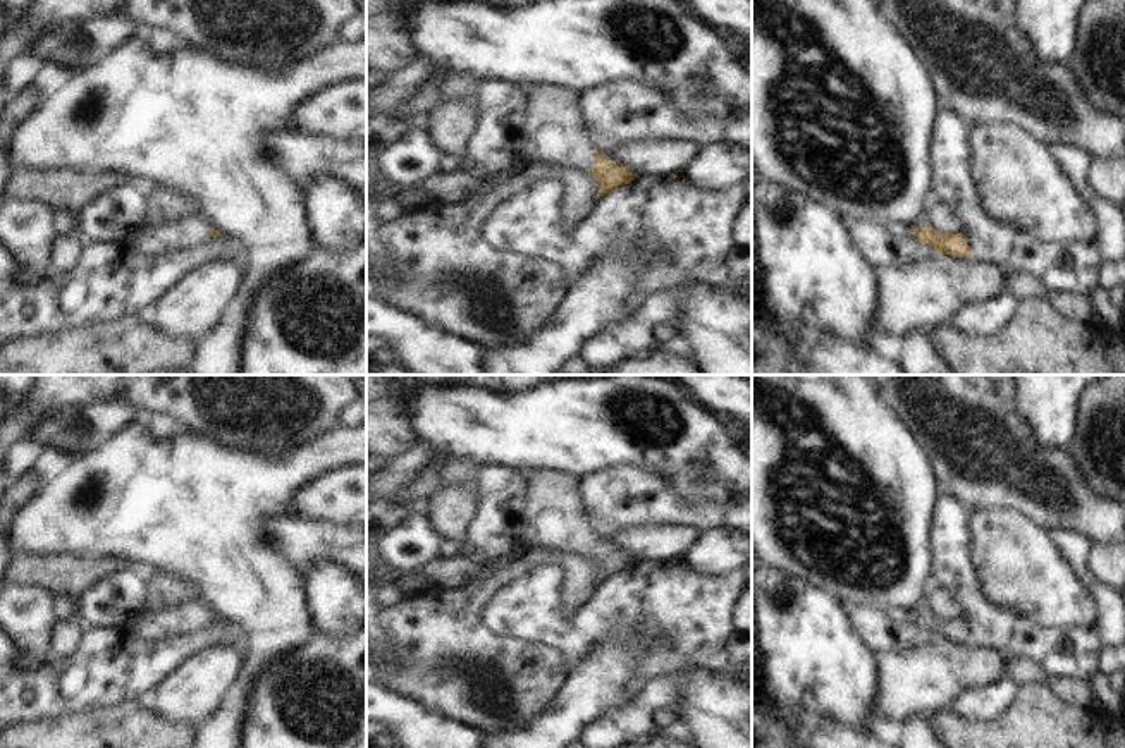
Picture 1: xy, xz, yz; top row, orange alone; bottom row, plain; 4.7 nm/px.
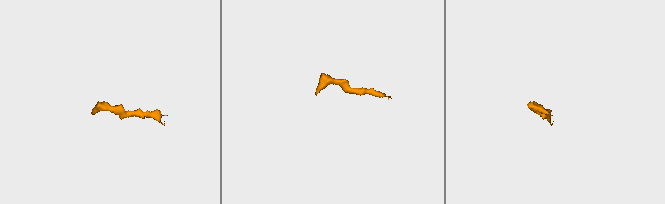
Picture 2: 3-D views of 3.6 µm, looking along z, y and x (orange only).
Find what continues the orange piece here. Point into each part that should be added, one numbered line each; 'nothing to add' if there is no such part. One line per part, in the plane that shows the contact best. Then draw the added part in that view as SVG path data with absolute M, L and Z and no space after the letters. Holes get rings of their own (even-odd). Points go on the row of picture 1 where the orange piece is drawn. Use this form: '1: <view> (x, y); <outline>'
1: xz (559, 134); M528 83L526 126L533 131L538 162L588 172L593 163L592 136L585 127L578 91Z

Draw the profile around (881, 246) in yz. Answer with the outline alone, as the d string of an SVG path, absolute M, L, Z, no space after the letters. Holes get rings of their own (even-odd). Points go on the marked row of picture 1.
M851 217L843 220L853 246L876 272L905 268L938 254L932 246L919 242L912 229L888 227Z

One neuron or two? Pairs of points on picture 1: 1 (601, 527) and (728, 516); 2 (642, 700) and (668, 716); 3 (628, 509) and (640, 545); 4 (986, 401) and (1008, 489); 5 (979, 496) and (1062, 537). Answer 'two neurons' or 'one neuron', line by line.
1: one neuron
2: two neurons
3: two neurons
4: one neuron
5: two neurons

